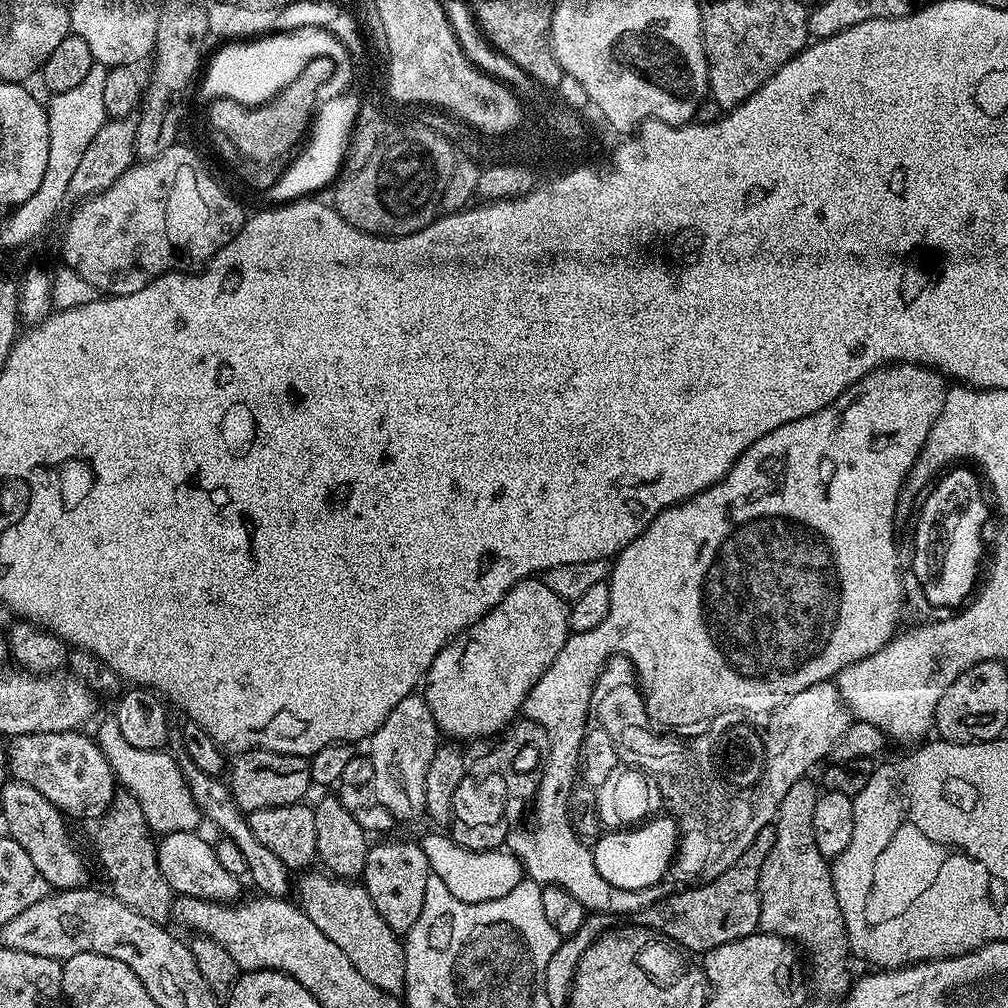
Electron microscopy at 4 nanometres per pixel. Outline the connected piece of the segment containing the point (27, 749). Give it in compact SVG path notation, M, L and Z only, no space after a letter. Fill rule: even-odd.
M83 731L51 732L50 734L26 734L13 736L8 749L8 770L11 779L34 786L42 798L46 798L65 817L81 816L84 820L99 821L112 805L112 797L117 795L118 781L112 772L110 762L102 754L99 744L91 735L83 736Z

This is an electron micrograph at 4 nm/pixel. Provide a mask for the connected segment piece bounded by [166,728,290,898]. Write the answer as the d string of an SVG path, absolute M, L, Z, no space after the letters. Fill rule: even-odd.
M169 729L166 748L178 762L178 768L182 770L182 776L186 778L191 797L194 798L195 804L199 806L201 815L207 821L209 819L220 830L219 835L223 839L234 842L234 846L238 846L238 850L242 850L248 867L246 876L247 879L252 879L252 884L256 887L255 891L265 896L287 897L289 895L287 892L290 892L290 880L288 884L289 868L270 850L266 850L266 846L262 846L262 842L258 842L258 838L254 838L254 830L250 830L247 815L241 812L240 807L234 802L231 787L228 787L225 781L222 783L219 777L208 775L205 771L194 766L194 762L184 751L184 736L181 729Z

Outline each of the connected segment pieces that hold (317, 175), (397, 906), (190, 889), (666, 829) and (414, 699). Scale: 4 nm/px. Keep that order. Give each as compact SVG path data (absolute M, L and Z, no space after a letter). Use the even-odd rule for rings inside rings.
M344 92L338 94L328 100L326 98L317 107L306 140L308 146L290 166L288 164L283 169L281 177L266 191L271 203L284 204L317 193L314 191L331 185L335 174L343 167L344 157L362 108L354 97Z
M404 840L401 844L373 843L368 850L362 883L374 902L374 910L382 914L382 922L397 934L407 934L418 922L422 906L426 902L426 882L430 875L428 852L416 840Z
M199 831L191 832L169 832L159 837L156 846L156 858L158 866L162 870L162 878L166 878L166 882L171 886L173 893L180 896L193 896L194 898L202 898L213 902L236 902L241 899L240 883L241 877L230 874L230 870L222 867L222 862L218 862L216 857L216 849L211 843L200 837Z
M656 816L642 825L621 830L605 831L596 844L592 846L592 864L597 867L598 874L618 889L630 889L632 891L645 891L656 886L667 872L671 869L673 860L677 853L679 843L679 829L676 821L670 816Z
M413 694L402 698L390 718L370 737L366 756L374 770L372 788L377 800L392 815L393 821L416 820L425 815L426 770L430 770L430 758L434 758L438 747L438 729L430 714L430 706L423 695Z

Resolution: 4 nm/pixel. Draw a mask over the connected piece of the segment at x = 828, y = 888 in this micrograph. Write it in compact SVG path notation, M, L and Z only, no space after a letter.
M805 778L794 782L782 799L781 805L778 806L776 817L774 819L774 827L776 829L776 841L774 846L770 846L770 854L766 854L766 862L762 862L762 870L760 871L760 881L758 882L758 890L760 891L760 928L768 932L771 936L780 936L784 940L791 942L793 945L802 947L808 951L808 960L812 963L812 972L810 968L810 980L817 984L820 988L829 988L830 991L836 992L832 994L840 994L849 987L850 979L848 980L848 960L850 961L850 949L848 946L848 931L844 925L842 918L842 910L838 906L838 898L834 890L834 882L830 871L830 864L826 857L818 850L818 842L814 842L814 806L818 795L818 788L815 783L811 784L811 779Z

